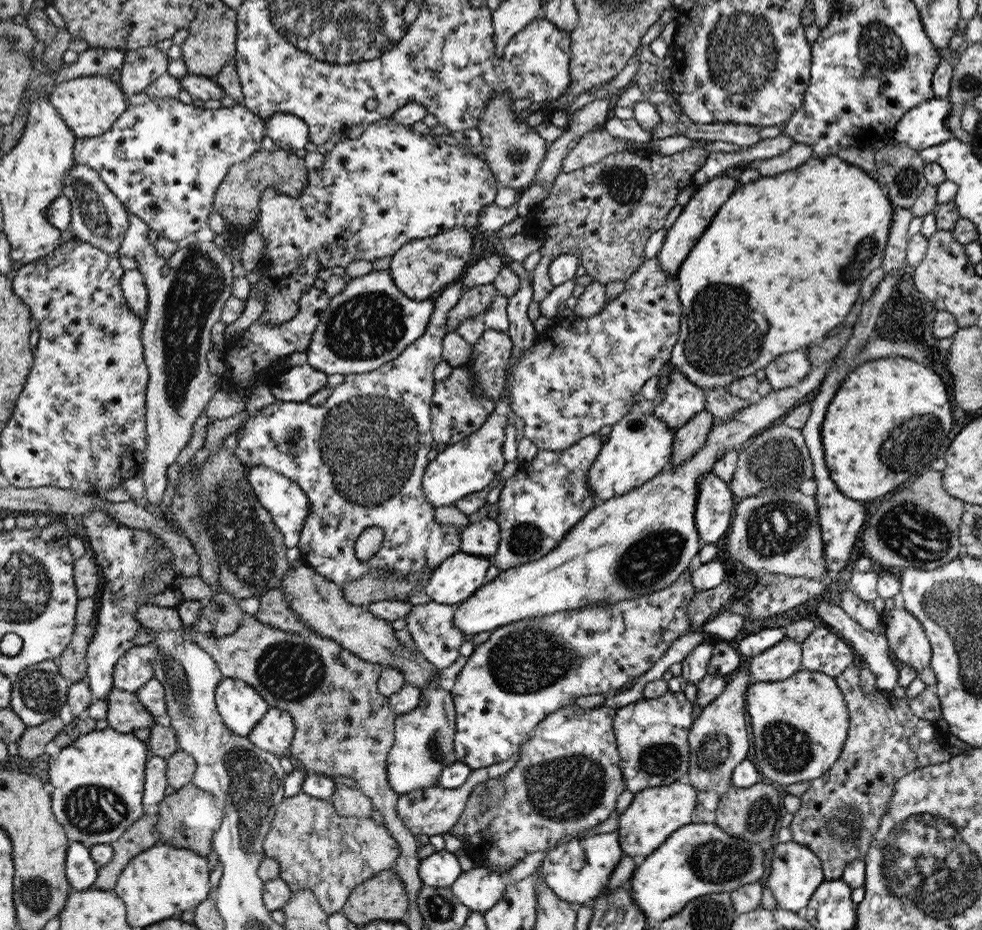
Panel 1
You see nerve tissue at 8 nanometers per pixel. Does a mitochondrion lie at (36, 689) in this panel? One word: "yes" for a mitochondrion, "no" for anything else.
yes

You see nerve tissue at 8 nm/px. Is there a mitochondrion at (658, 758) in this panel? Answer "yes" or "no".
yes

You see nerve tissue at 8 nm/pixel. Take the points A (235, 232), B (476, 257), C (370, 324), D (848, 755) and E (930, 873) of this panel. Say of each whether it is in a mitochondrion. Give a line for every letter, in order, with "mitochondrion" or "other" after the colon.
A: other
B: other
C: mitochondrion
D: other
E: mitochondrion

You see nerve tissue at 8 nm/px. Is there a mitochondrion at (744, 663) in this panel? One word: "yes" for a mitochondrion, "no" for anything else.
no

